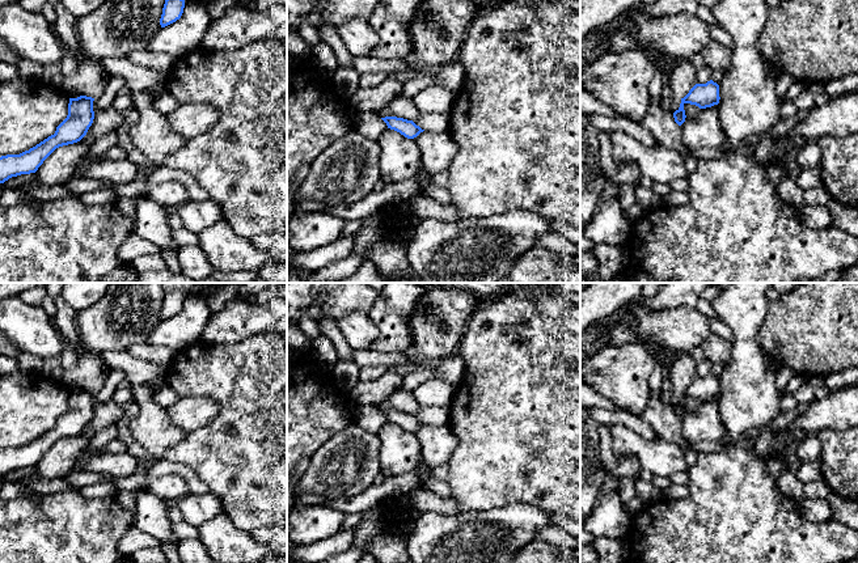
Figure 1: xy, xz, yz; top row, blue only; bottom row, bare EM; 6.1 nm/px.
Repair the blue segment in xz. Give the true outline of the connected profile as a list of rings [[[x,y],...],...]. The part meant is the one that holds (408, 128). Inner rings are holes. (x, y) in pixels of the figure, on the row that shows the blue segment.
[[[385,117],[381,119],[386,123],[388,128],[400,132],[401,135],[403,135],[407,139],[414,139],[420,132],[424,131],[419,126],[417,126],[413,120],[407,120],[403,118]]]

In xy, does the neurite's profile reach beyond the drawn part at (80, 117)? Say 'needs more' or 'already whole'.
already whole

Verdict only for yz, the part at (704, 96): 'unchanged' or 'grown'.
unchanged

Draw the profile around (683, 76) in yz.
[[[689,59],[681,60],[671,67],[669,81],[673,93],[672,113],[679,110],[681,100],[697,84],[697,68]]]

